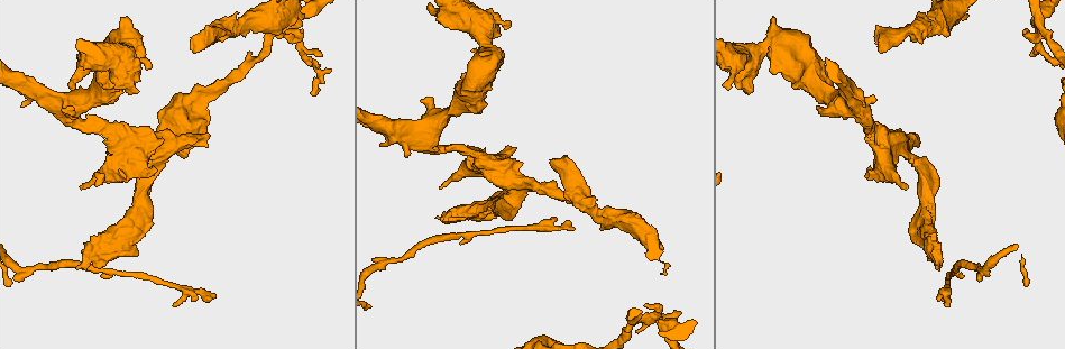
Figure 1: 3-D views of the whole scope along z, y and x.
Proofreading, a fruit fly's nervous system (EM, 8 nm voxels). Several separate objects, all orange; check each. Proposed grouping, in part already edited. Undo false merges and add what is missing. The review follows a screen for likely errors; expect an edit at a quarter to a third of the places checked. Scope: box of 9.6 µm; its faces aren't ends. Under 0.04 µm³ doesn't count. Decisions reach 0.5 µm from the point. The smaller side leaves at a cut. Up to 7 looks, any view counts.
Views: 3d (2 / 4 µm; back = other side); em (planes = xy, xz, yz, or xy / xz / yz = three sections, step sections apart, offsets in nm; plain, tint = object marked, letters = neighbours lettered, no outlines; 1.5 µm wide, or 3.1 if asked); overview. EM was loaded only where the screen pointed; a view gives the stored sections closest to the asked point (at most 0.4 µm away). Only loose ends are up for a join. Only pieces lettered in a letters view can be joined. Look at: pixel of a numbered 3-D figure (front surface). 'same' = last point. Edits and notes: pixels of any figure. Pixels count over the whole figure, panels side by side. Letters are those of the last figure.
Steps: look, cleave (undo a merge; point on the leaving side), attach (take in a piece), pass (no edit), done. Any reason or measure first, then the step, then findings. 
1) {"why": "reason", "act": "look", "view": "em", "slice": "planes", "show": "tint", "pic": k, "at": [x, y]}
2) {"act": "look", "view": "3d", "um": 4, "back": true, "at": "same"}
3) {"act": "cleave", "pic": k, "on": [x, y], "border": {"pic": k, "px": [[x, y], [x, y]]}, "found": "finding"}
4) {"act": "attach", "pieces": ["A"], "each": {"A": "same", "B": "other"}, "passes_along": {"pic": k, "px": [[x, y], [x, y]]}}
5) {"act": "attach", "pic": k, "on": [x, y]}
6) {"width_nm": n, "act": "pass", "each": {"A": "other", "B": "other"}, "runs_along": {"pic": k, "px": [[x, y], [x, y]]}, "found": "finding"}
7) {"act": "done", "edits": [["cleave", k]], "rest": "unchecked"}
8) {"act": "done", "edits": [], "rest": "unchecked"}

{"why": "free end", "act": "look", "view": "em", "slice": "planes", "show": "letters", "pic": 1, "at": [563, 201]}

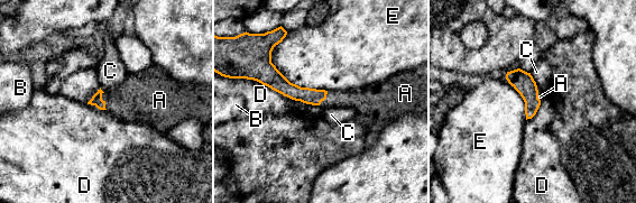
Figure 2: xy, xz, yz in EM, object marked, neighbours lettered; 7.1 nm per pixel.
{"act": "attach", "pieces": ["A"], "each": {"A": "same", "B": "other", "C": "other", "D": "other", "E": "other"}, "passes_along": {"pic": 2, "px": [[97, 100], [104, 101], [138, 95]]}, "found": "the neuron continues"}

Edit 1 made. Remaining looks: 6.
{"act": "look", "view": "overview"}

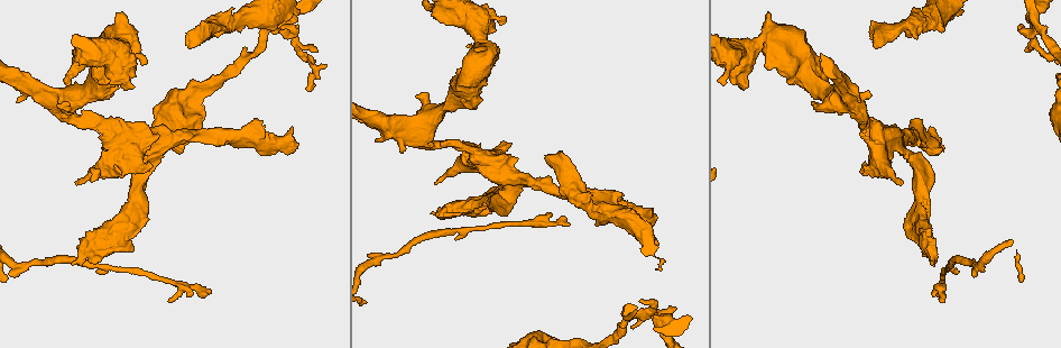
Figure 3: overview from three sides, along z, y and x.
{"why": "long arm stops here", "act": "look", "view": "em", "slice": "xz", "step": 8, "show": "tint", "pic": 3, "at": [548, 157]}

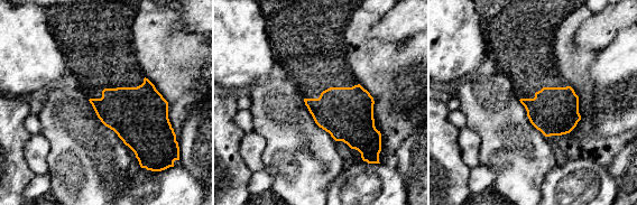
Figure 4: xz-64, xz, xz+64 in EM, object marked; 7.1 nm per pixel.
{"act": "look", "view": "em", "slice": "planes", "show": "letters", "at": "same"}

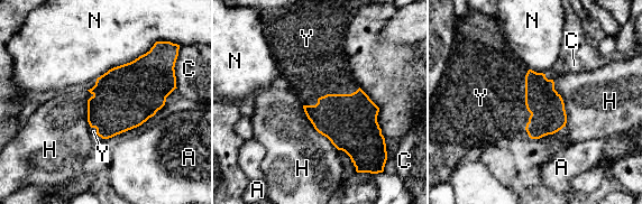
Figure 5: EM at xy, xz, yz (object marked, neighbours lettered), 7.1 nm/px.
{"act": "attach", "pieces": ["Y"], "each": {"A": "other", "C": "other", "H": "other", "N": "other", "Y": "same"}, "passes_along": {"pic": 5, "px": [[548, 116], [525, 102], [491, 105]]}, "found": "the neuron continues"}

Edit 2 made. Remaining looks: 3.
{"why": "calibre changes", "act": "look", "view": "3d", "um": 2, "pic": 3, "at": [929, 20]}

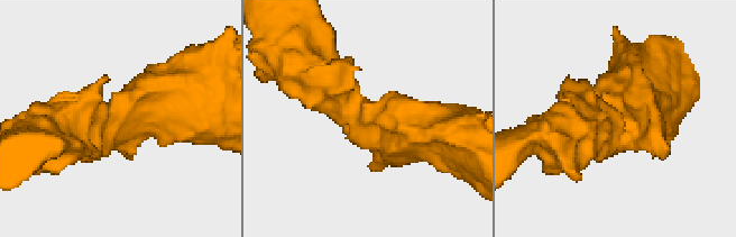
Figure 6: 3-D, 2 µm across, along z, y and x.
{"arm_widths_nm": [400, 500], "why": "shape alone is not enough", "act": "look", "view": "em", "slice": "planes", "show": "plain", "pic": 6, "at": [114, 119]}

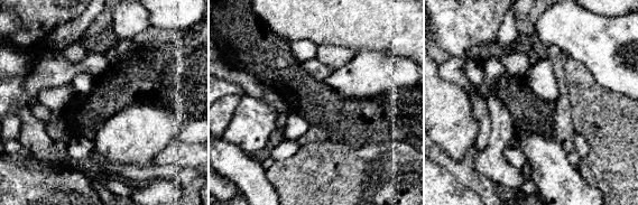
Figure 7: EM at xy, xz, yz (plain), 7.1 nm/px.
{"act": "look", "view": "em", "slice": "planes", "show": "letters", "at": "same"}

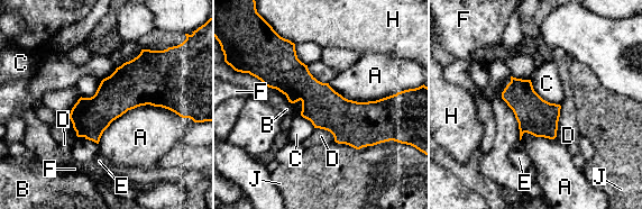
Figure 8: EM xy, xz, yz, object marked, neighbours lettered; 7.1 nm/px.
{"longest_contact_nm": ["A", 650], "act": "pass", "each": {"A": "other", "B": "other", "C": "other", "D": "other", "E": "other", "F": "other", "H": "other", "J": "other"}, "runs_along": {"pic": 8, "px": [[260, 76], [291, 76], [328, 110], [388, 100]]}, "found": "one neuron here"}

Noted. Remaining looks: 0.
{"act": "done", "edits": [["attach", 2], ["attach", 5]], "rest": "unchecked"}

